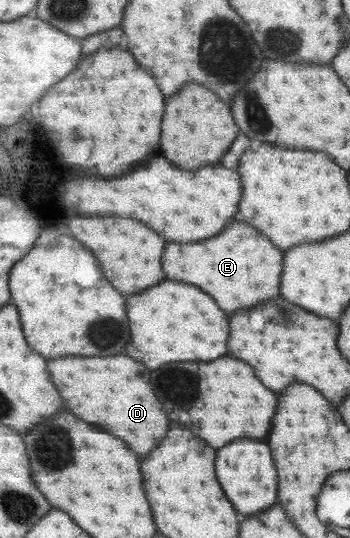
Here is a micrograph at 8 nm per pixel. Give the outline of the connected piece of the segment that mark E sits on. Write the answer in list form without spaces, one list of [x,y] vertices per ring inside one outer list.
[[[232,221],[224,233],[212,236],[208,241],[168,243],[163,267],[168,280],[200,285],[200,289],[212,293],[228,313],[234,313],[236,309],[252,307],[281,295],[283,256],[284,251],[254,227]]]

